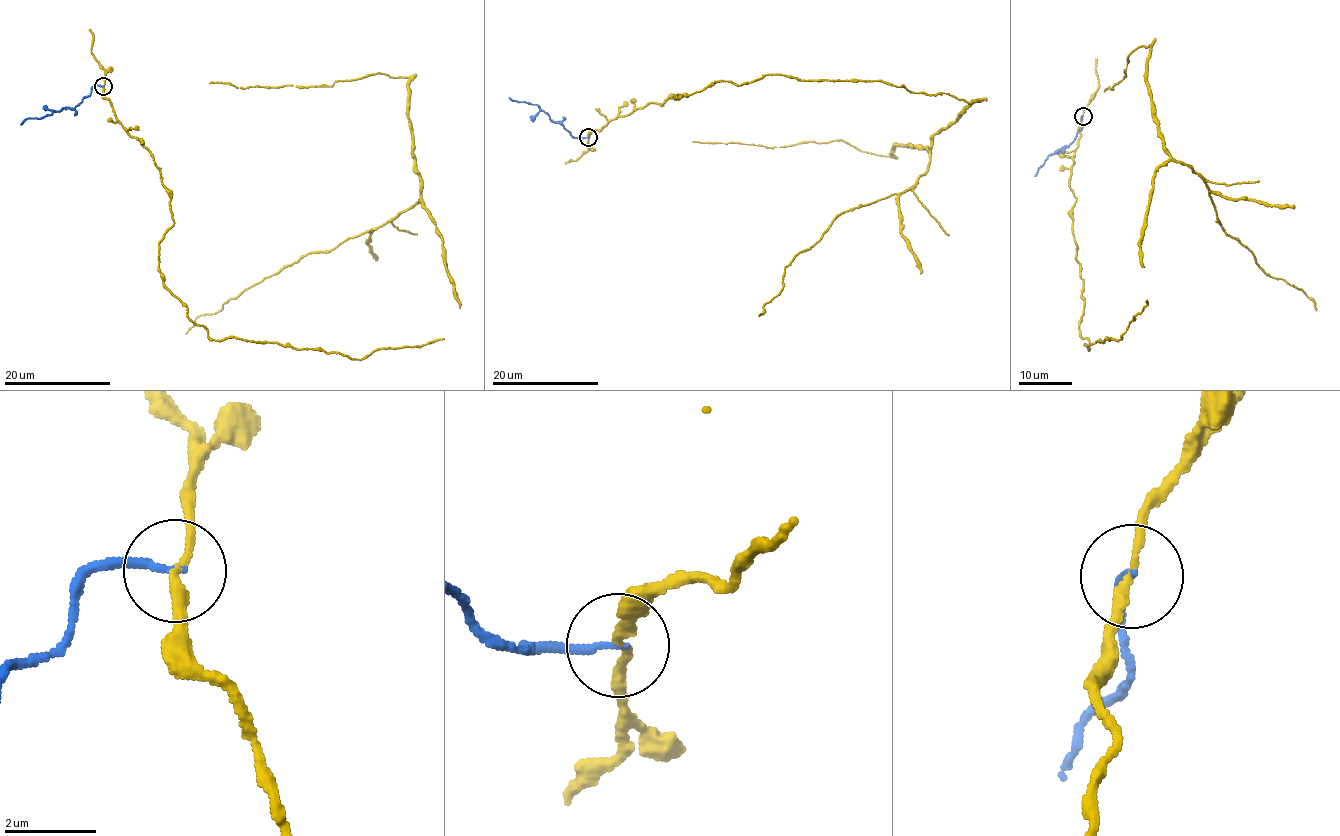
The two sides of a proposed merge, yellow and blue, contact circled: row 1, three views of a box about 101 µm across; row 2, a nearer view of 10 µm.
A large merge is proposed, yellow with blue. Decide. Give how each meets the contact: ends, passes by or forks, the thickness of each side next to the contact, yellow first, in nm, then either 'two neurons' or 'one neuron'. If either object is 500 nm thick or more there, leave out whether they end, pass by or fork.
yellow passes by; blue ends there; 190 nm thick on the yellow side, 170 nm on the other; two neurons

